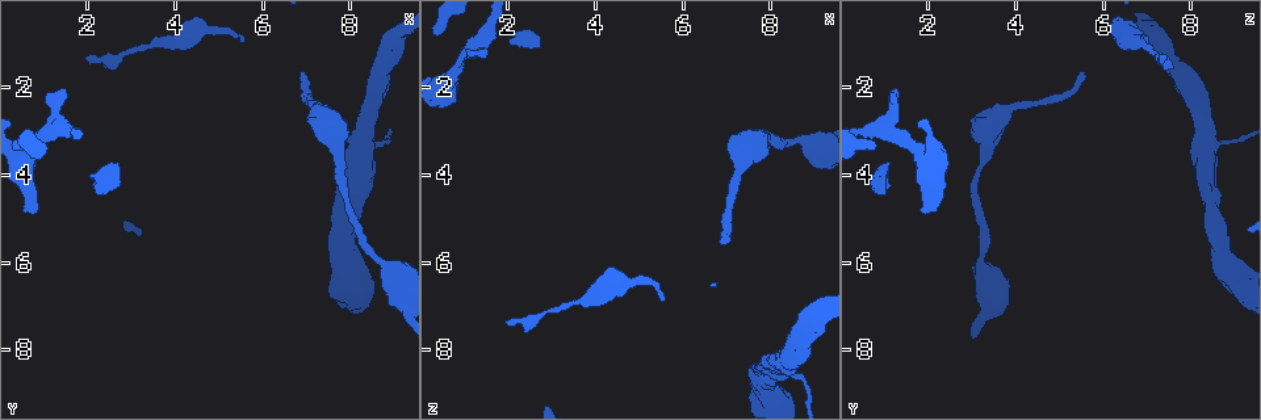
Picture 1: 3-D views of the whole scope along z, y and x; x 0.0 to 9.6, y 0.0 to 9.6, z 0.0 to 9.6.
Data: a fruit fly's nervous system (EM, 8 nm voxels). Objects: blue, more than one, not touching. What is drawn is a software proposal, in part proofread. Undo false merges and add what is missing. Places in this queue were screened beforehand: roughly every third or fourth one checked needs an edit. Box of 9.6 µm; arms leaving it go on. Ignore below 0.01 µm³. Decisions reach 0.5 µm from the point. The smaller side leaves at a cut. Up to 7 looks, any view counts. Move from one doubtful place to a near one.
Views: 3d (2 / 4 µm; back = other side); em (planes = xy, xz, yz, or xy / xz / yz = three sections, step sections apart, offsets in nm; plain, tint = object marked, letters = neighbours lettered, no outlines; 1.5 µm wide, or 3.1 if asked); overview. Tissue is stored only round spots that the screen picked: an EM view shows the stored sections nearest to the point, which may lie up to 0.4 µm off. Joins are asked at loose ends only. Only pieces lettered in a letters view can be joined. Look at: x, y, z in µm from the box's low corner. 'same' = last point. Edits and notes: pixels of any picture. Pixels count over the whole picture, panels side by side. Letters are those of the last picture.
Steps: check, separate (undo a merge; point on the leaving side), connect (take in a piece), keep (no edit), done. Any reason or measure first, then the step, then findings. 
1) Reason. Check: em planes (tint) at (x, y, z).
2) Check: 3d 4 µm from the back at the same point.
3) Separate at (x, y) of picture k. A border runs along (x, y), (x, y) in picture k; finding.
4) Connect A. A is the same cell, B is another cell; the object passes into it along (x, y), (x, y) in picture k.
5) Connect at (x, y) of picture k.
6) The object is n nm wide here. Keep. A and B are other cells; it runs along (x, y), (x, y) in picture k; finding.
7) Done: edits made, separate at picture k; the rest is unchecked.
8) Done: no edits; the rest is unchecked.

Free end. Check: 3d 4 µm at (0.90, 4.80, 1.90).

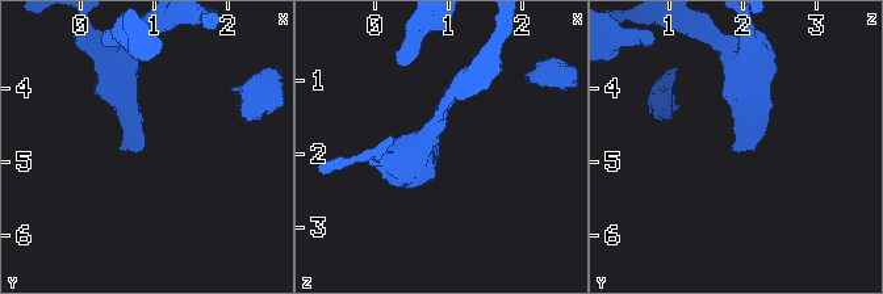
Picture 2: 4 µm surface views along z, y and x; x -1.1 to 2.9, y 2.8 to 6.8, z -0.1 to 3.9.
Shape alone is not enough. Check: em planes (letters) at (0.85, 4.80, 1.85).

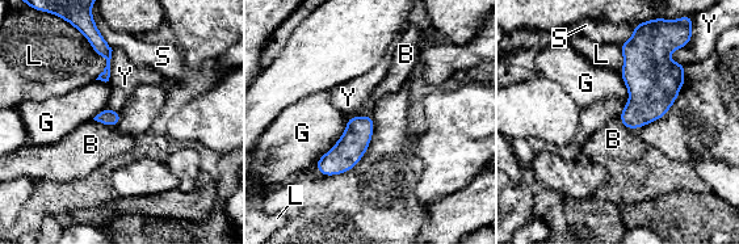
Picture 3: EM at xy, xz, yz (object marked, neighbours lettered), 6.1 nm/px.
Connect B. B is the same cell, G, L, S and Y are other cells; it goes on there.

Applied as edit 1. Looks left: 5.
Branch stops here. Check: em planes (tint) at (5.50, 0.90, 6.90).

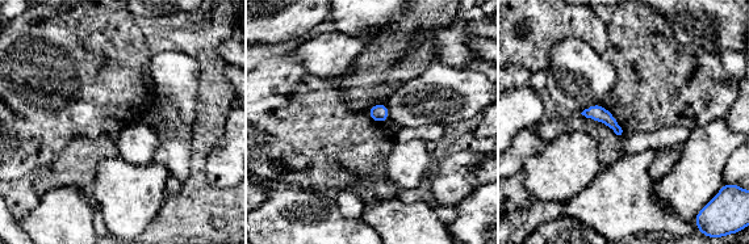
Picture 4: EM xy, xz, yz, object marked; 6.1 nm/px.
Check: em planes (letters) at the same point.

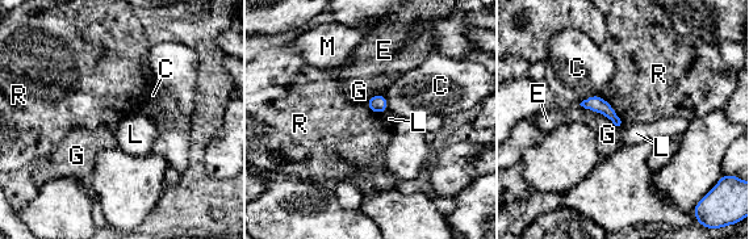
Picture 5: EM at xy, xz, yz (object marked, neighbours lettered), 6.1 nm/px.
Keep. C, E, G, L, M and R are other cells; a border runs along (601, 95), (622, 121) in picture 5; none of them fits.

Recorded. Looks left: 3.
A fork. Check: 3d 4 µm at (8.40, 3.25, 8.50).

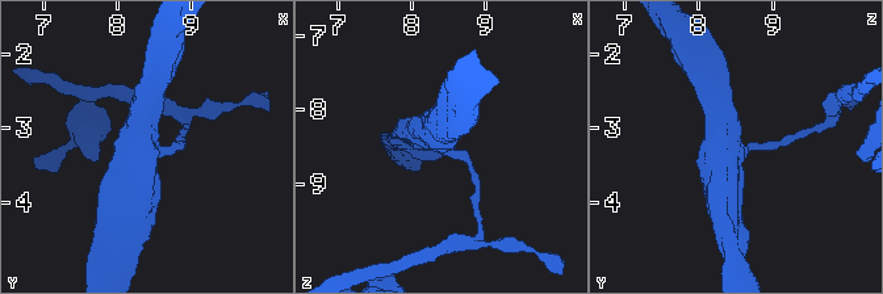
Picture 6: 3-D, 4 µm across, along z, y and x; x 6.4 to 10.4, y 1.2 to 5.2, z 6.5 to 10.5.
3 arms meet here. Check: em planes (letters) at (8.40, 3.30, 8.50).

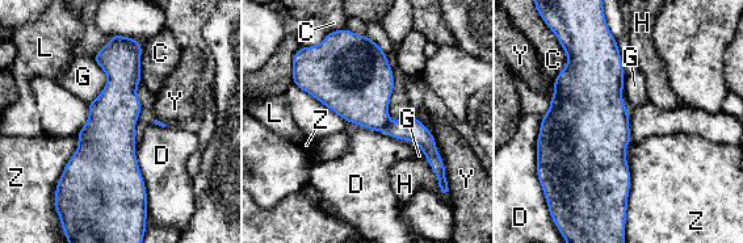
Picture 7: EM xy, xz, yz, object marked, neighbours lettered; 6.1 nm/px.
The longest contact is with D, 400 nm. Separate at (411, 129) of picture 7. C, D, G, H, L, Y and Z are other cells; a border runs along (389, 122), (385, 132) in picture 7; a second neuron is stuck on.

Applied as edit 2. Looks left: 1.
Done: edits made, connect at picture 3, separate at picture 7; the rest is unchecked.

